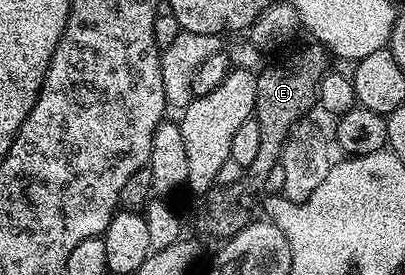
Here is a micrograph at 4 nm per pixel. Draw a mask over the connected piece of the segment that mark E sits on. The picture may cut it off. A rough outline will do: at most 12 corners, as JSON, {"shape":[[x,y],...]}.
{"shape":[[309,43],[257,73],[259,151],[236,183],[204,194],[197,229],[228,239],[249,224],[290,131],[330,72]]}

